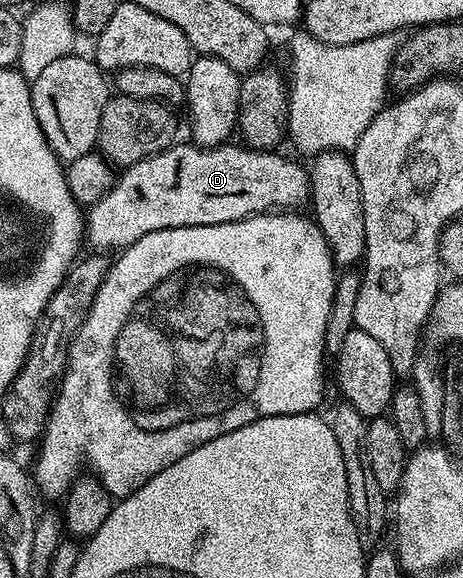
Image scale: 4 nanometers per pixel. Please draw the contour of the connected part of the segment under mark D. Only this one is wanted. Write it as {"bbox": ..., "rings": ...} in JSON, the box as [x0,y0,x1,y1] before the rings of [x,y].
{"bbox":[84,144,310,252],"rings":[[[174,144],[150,158],[139,160],[133,166],[124,167],[113,187],[93,206],[88,207],[85,218],[84,237],[97,252],[116,251],[147,236],[156,230],[179,228],[180,226],[214,226],[224,222],[238,222],[252,214],[285,212],[290,208],[301,208],[310,201],[309,176],[306,167],[289,158],[267,150],[250,150],[244,145],[226,144],[202,148],[196,144],[180,146]]]}

